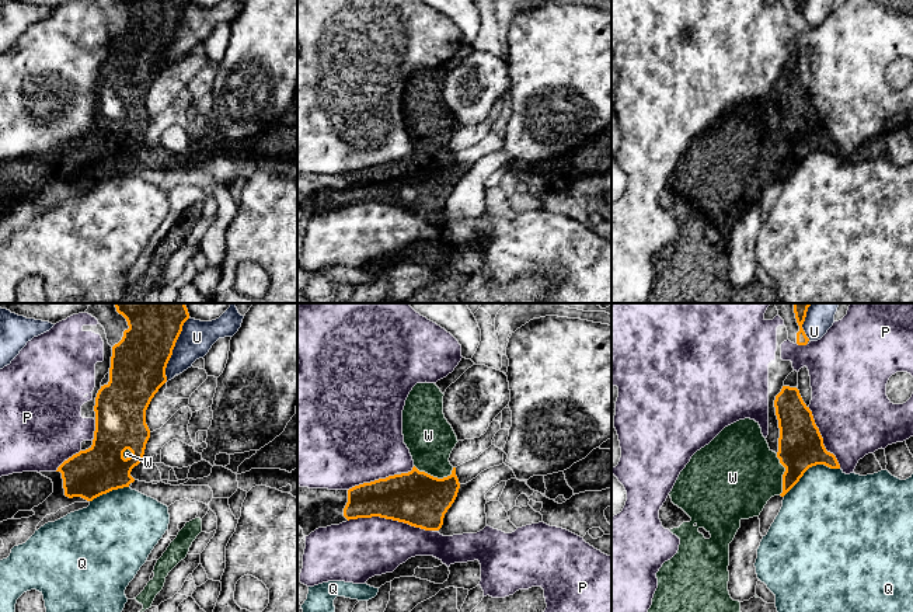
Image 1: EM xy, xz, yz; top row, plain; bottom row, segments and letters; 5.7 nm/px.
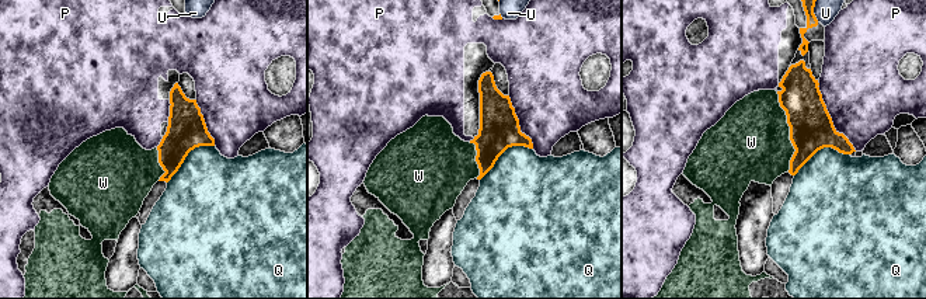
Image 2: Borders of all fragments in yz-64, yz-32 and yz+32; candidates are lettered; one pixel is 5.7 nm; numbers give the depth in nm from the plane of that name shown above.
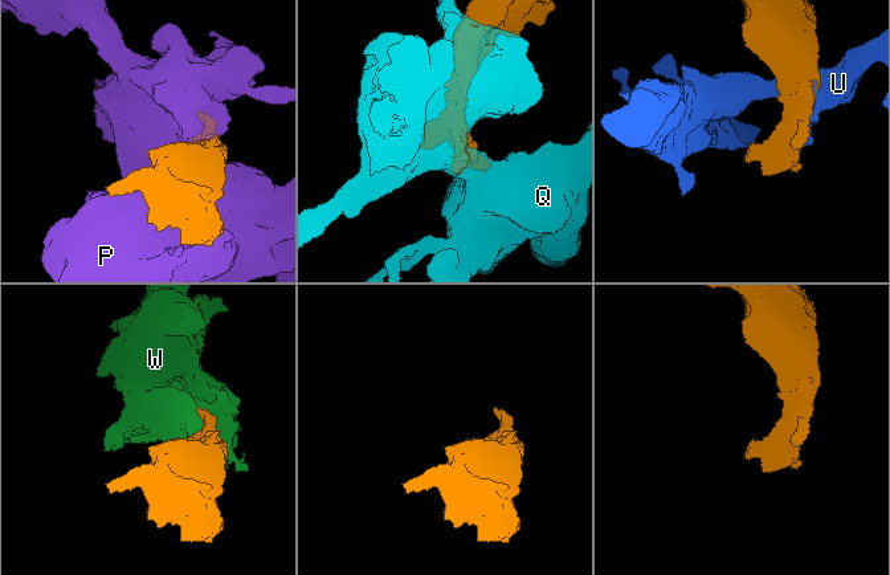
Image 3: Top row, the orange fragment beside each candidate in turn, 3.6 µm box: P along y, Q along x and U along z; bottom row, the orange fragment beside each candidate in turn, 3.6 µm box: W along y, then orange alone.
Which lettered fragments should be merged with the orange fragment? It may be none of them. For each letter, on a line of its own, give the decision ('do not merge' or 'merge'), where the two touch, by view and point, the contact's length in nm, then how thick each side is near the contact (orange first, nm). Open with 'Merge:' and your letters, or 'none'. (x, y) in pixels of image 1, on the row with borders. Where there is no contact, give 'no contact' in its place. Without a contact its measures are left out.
Merge: W
P: do not merge; contact xz (390, 518); length 500 nm; calibres 300 and 360 nm
Q: do not merge; contact yz (809, 466); length 360 nm; calibres 260 and 420 nm
U: do not merge; contact xy (173, 348); length 400 nm; calibres 360 and 190 nm
W: merge; contact xz (435, 477); length 240 nm; calibres 300 and 280 nm

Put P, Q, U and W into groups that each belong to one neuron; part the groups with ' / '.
P / Q / U / W

